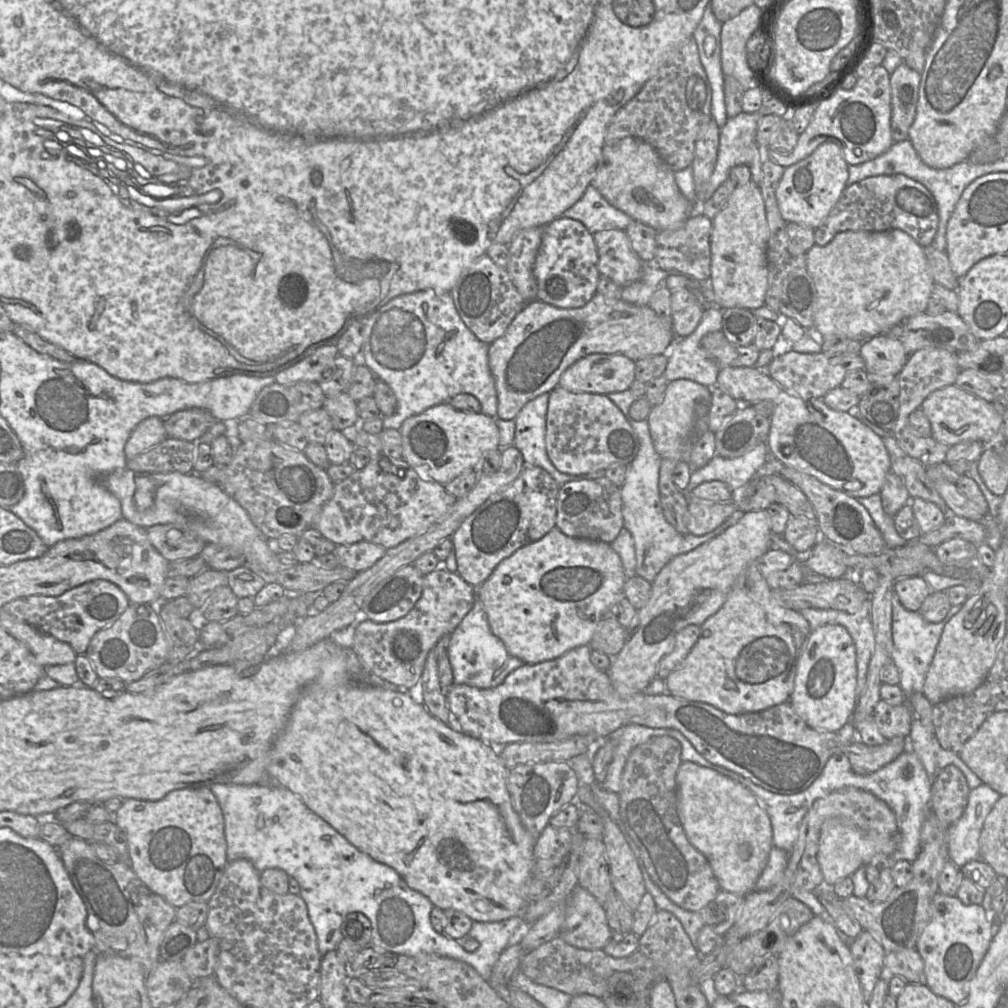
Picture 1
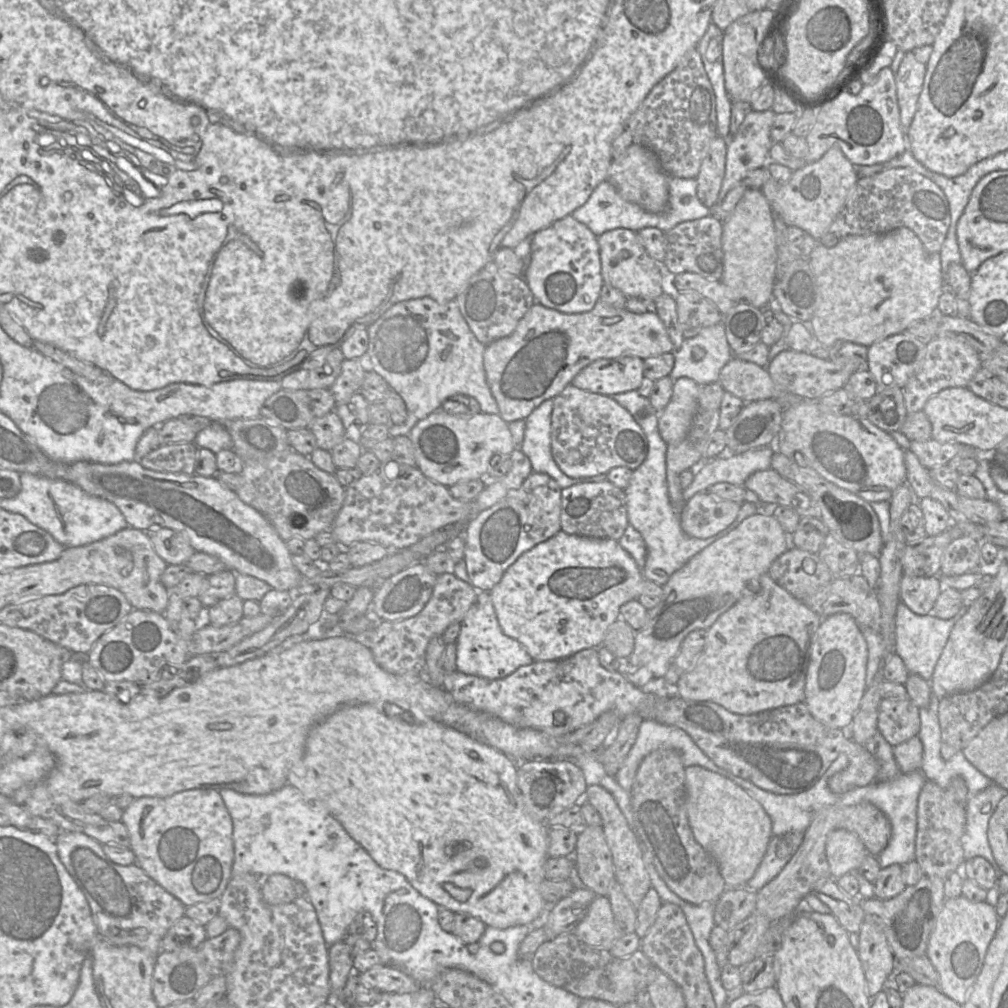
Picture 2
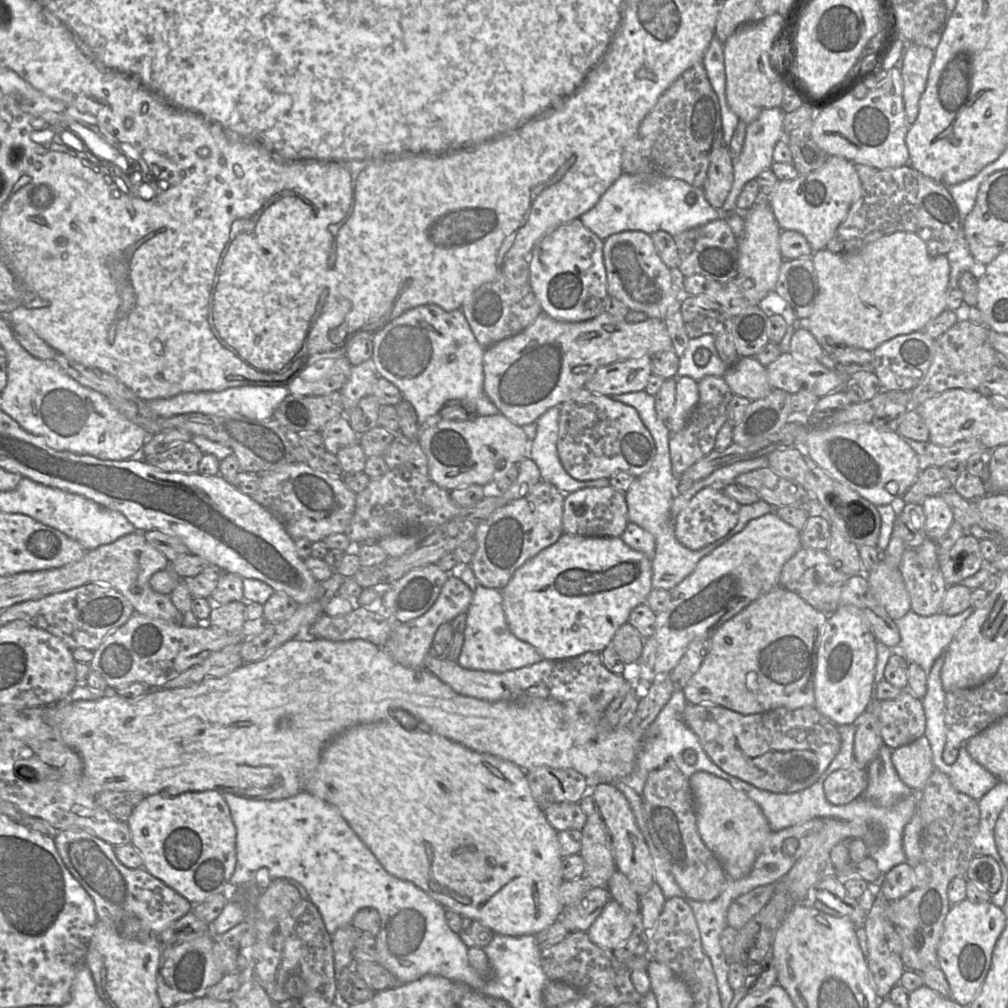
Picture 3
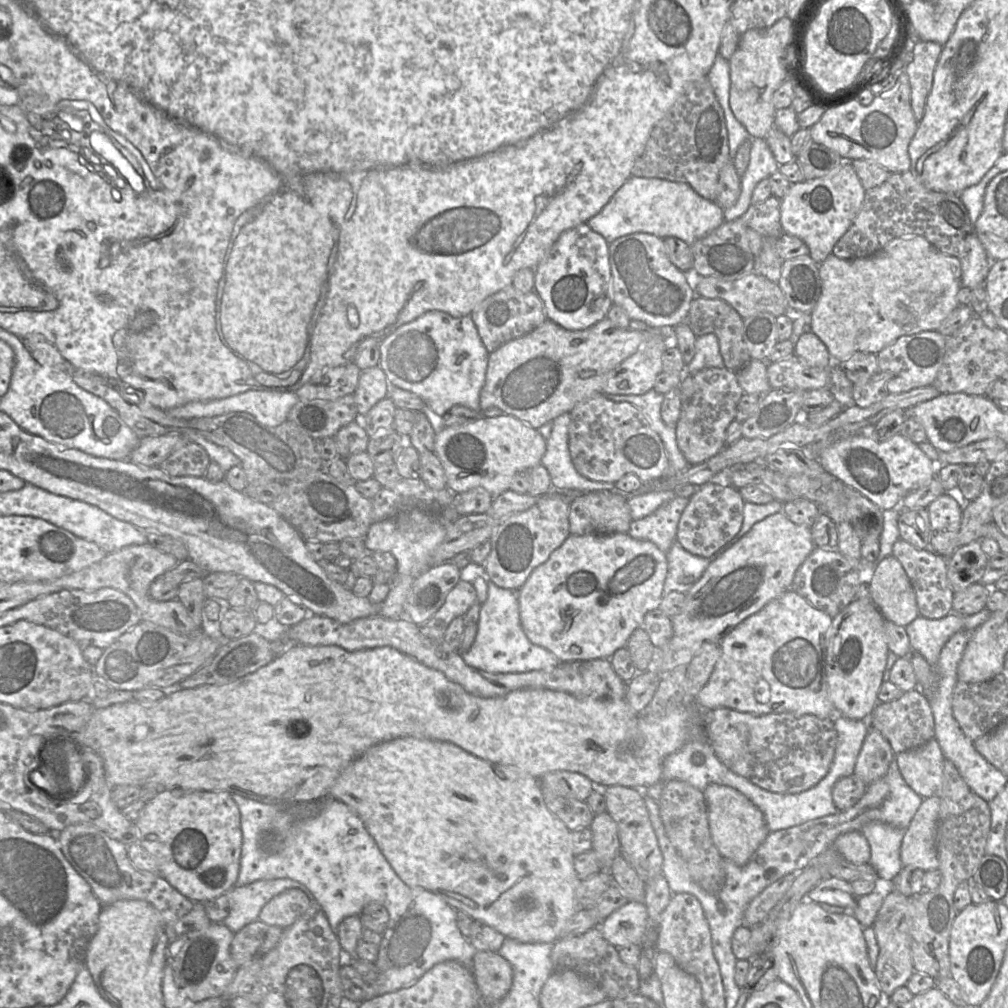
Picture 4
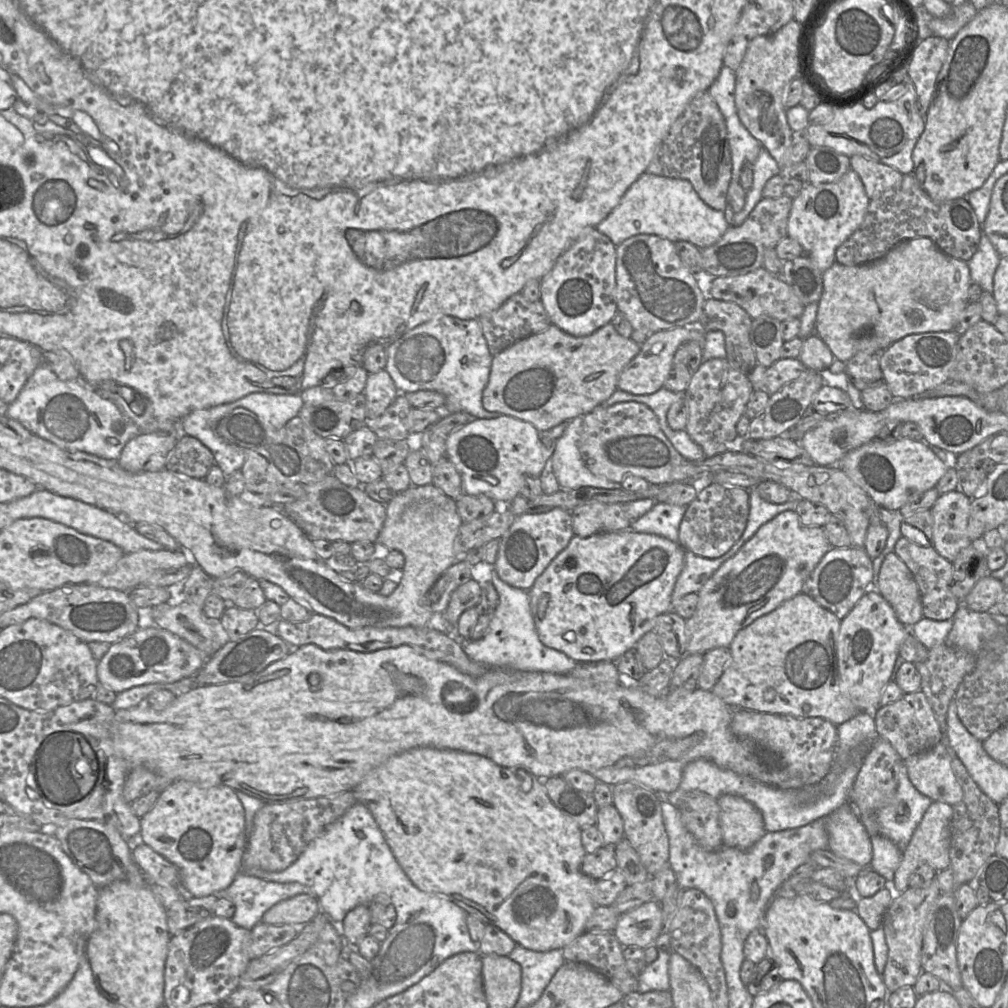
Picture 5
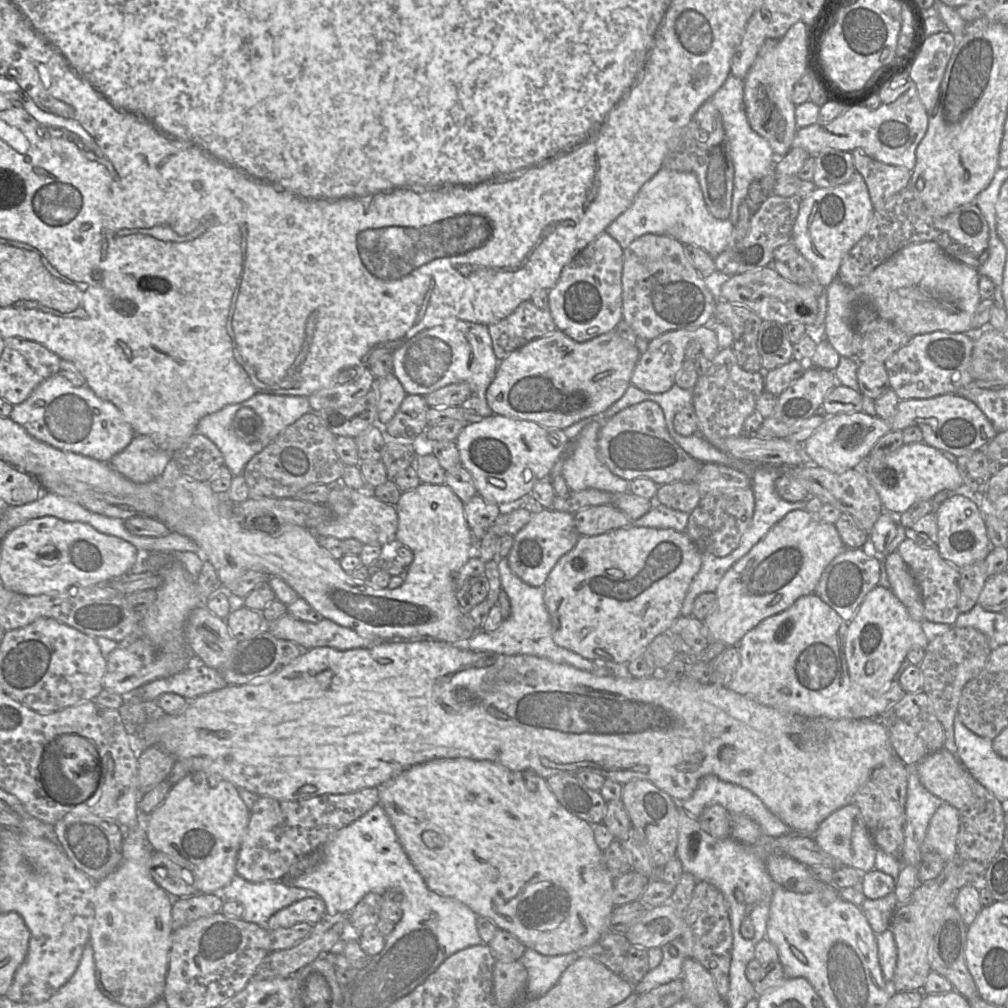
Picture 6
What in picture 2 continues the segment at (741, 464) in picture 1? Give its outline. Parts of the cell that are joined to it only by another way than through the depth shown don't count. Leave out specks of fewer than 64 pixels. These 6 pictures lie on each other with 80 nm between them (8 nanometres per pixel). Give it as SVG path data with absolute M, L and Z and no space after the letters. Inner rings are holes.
M763 446L738 454L726 452L703 461L691 469L694 479L690 486L683 490L684 500L687 502L696 493L707 491L709 487L720 482L743 486L751 474L771 468L773 454L773 448Z

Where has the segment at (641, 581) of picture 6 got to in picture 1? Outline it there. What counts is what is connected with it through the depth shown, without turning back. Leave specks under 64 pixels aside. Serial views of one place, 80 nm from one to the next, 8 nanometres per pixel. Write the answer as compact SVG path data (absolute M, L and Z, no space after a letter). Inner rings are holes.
M555 527L540 540L519 548L511 556L502 560L490 577L476 589L476 600L478 600L484 608L491 632L502 641L507 652L522 660L525 664L536 664L556 659L576 647L589 645L599 623L609 613L610 608L625 598L624 585L626 580L627 577L621 559L610 544L572 538L566 536Z

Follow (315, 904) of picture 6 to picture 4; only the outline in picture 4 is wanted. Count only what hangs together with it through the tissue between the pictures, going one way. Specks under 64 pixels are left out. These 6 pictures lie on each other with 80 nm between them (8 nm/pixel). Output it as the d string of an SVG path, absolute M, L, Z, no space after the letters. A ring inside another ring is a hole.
M297 888L287 889L263 906L258 919L268 925L284 929L304 914L312 903L312 898L309 898L304 891Z

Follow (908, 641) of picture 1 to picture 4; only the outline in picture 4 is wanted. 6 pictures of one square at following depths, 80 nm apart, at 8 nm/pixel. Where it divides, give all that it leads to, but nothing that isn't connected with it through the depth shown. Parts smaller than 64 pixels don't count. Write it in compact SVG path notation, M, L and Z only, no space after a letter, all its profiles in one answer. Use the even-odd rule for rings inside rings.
M987 608L972 615L951 612L948 615L929 619L919 615L905 626L912 652L919 652L930 665L935 665L946 642L958 631L974 631L986 622L991 611Z

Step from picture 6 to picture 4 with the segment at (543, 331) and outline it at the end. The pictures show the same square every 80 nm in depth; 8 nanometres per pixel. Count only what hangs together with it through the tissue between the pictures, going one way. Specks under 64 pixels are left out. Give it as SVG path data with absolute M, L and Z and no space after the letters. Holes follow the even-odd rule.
M513 285L506 286L487 297L473 310L470 316L489 353L511 340L528 334L548 319L544 303L535 291L524 293Z

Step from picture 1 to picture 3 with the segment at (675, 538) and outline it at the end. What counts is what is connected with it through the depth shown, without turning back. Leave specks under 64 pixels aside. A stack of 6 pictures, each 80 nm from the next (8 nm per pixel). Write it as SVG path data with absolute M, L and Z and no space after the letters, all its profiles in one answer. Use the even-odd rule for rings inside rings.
M645 391L630 392L610 397L615 401L634 407L655 442L656 455L652 467L641 476L635 478L624 494L628 506L628 521L648 531L655 538L655 555L652 559L652 586L653 588L670 590L691 574L704 556L739 533L750 520L772 512L774 507L763 500L759 500L752 504L743 504L740 506L736 526L724 537L696 551L683 546L676 538L674 520L671 517L671 506L677 494L677 485L680 480L680 478L676 477L673 473L671 466L669 440L672 433L666 423L657 415L655 410L655 397Z

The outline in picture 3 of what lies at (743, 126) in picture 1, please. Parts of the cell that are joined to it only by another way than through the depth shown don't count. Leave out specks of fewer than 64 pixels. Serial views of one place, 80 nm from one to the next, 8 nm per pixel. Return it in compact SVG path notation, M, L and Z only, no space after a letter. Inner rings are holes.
M780 107L763 109L759 114L759 116L753 122L747 125L743 149L738 156L732 158L733 171L734 171L734 180L733 180L732 188L722 208L717 210L721 210L722 213L735 210L737 198L741 193L744 185L748 181L755 179L757 175L760 174L762 171L766 169L771 169L770 167L774 162L773 161L774 147L779 140L787 137L787 134L783 130L783 117L785 114L786 113Z

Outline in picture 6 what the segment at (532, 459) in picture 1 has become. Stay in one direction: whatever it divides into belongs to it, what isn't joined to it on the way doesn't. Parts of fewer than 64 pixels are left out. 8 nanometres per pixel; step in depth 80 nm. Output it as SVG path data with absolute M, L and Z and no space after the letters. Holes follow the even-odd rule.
M591 422L586 425L579 435L573 440L574 443L568 443L566 450L564 451L564 460L561 467L561 476L565 480L567 486L571 492L580 492L587 489L595 489L611 493L613 495L621 495L628 491L629 482L614 475L606 465L604 465L598 458L598 440L599 433L603 422Z

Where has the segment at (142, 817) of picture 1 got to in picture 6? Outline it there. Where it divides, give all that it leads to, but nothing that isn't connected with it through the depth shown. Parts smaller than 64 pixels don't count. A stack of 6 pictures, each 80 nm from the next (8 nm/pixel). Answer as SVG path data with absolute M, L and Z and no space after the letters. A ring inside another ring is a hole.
M191 771L171 787L157 808L144 816L144 825L152 849L189 869L198 893L220 893L236 875L237 856L249 814L233 783L202 771Z

